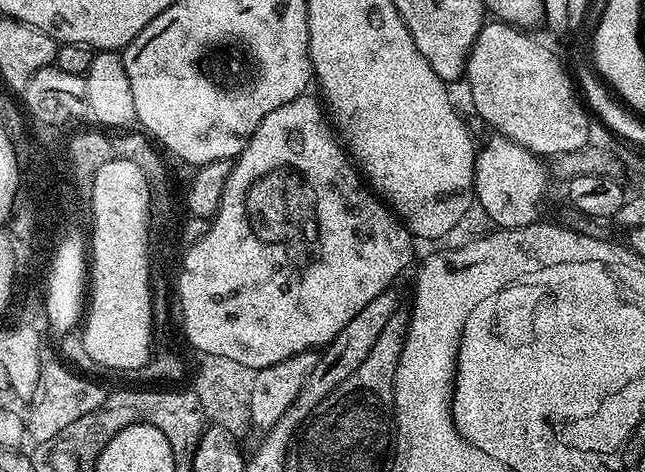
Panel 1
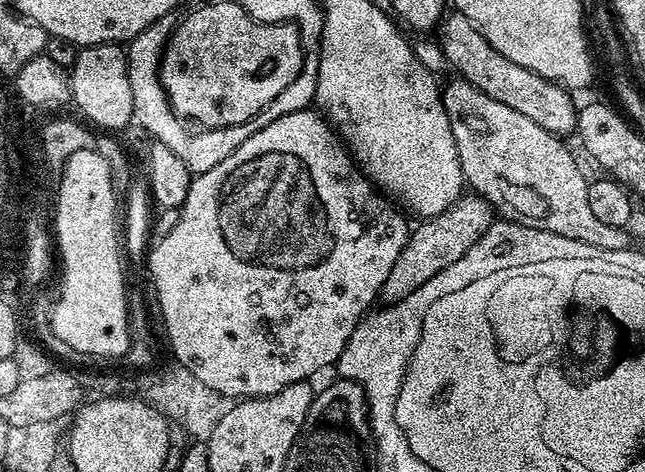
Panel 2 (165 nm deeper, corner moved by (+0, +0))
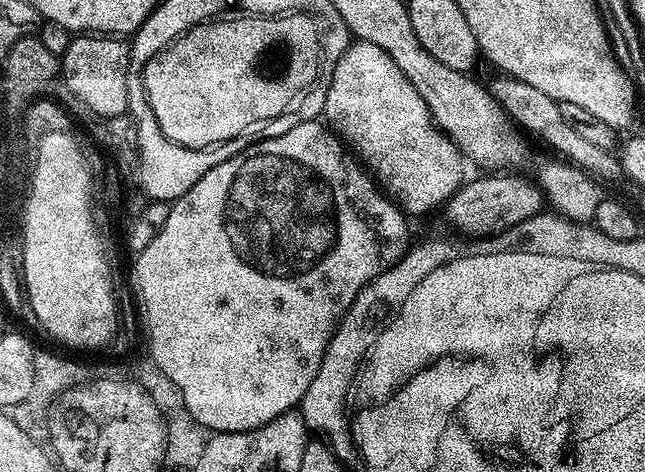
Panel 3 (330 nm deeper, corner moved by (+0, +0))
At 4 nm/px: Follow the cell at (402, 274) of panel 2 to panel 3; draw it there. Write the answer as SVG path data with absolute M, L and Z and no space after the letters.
M480 174L477 180L469 179L449 198L446 211L448 220L467 238L496 236L507 228L525 222L542 212L542 193L531 179L504 174Z

